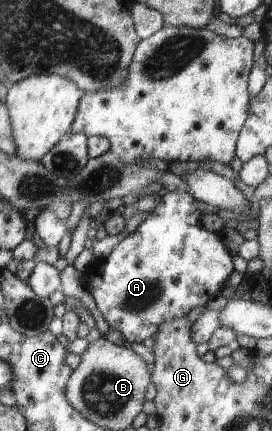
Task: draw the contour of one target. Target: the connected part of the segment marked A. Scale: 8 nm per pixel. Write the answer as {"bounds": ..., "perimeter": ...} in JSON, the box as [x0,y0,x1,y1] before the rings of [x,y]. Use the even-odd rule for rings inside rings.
{"bounds":[86,192,235,343],"perimeter":[[[168,192],[163,196],[162,203],[157,206],[153,212],[147,213],[147,218],[141,223],[141,226],[139,226],[135,232],[128,234],[114,248],[109,256],[98,260],[95,266],[93,266],[93,268],[86,274],[86,286],[93,295],[100,314],[105,316],[105,320],[110,324],[111,329],[117,329],[119,332],[122,332],[123,336],[130,343],[141,343],[145,338],[149,338],[149,336],[153,337],[166,321],[173,321],[174,319],[186,317],[193,308],[197,308],[197,306],[205,306],[205,304],[209,304],[211,300],[215,300],[215,297],[226,287],[229,276],[235,272],[233,255],[231,255],[227,246],[223,244],[221,237],[217,236],[216,232],[209,232],[207,228],[201,226],[201,216],[203,214],[197,208],[196,202],[196,198],[191,193]]]}

